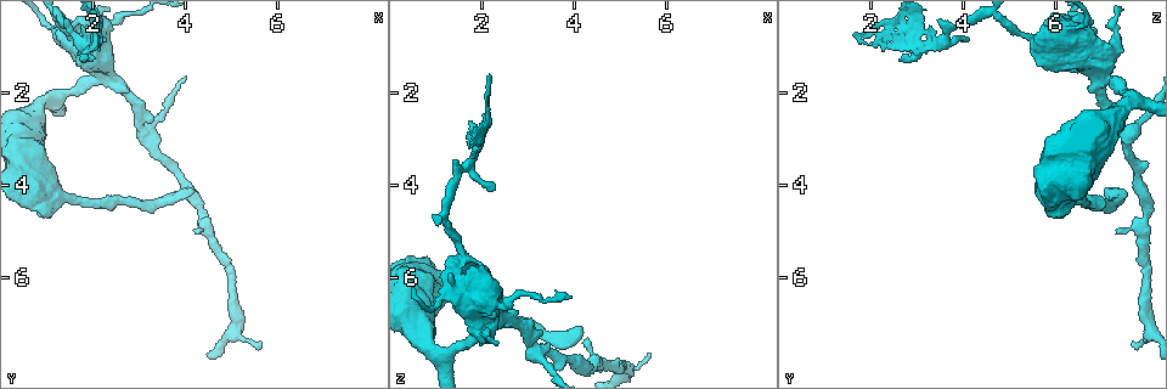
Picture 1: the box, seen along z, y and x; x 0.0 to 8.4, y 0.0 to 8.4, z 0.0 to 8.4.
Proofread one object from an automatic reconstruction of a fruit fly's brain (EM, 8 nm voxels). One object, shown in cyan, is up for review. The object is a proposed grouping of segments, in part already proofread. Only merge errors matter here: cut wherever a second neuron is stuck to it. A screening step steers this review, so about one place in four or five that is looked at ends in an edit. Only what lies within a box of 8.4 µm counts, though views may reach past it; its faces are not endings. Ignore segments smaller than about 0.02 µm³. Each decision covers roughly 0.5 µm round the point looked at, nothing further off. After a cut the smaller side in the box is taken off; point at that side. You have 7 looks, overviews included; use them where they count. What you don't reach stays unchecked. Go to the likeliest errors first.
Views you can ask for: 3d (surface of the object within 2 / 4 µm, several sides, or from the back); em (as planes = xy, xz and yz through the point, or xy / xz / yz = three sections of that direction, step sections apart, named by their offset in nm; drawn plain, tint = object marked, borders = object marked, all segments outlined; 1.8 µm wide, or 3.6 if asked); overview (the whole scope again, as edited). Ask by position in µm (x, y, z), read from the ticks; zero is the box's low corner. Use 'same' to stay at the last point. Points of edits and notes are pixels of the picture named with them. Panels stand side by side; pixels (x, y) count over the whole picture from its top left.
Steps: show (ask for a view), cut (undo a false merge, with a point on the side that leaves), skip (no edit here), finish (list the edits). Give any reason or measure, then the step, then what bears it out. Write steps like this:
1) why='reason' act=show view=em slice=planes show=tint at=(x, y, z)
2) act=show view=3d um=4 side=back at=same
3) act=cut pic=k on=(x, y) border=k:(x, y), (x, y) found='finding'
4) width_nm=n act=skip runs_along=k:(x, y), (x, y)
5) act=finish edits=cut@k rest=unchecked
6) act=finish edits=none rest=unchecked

why='sharp bend' act=show view=em um=3.6 slice=planes show=plain at=(1.90, 1.00, 3.35)

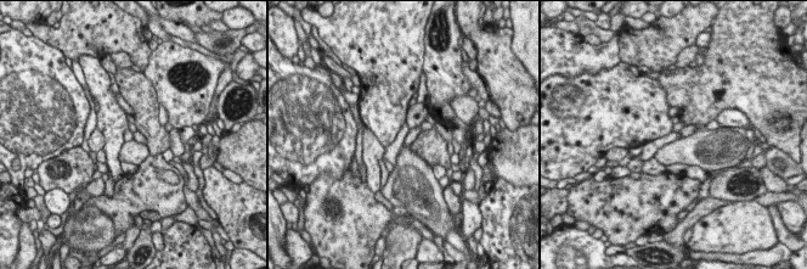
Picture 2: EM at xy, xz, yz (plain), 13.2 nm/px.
act=show view=em um=3.6 slice=planes show=tint at=same

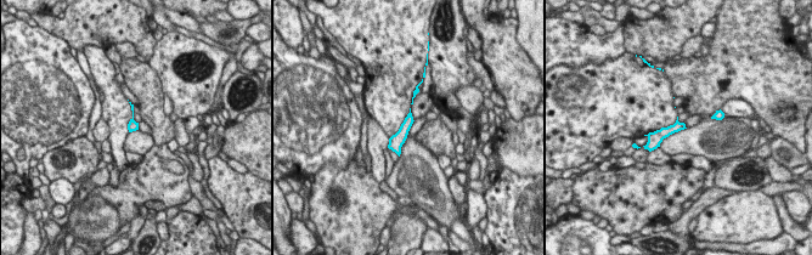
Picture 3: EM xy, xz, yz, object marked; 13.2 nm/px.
act=skip found='continuous, no second neuron'

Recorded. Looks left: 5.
why='four or more arms meet' act=show view=3d um=4 at=(2.15, 1.60, 7.20)

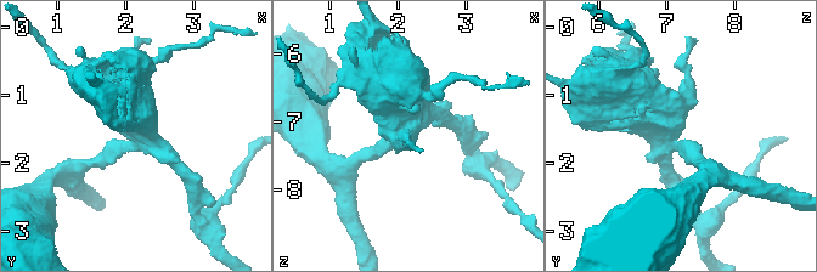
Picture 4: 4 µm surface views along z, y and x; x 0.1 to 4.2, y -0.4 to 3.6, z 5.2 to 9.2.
arms=4 why='shape alone is not enough' act=show view=em um=3.6 slice=planes show=tint at=(2.10, 1.60, 7.15)

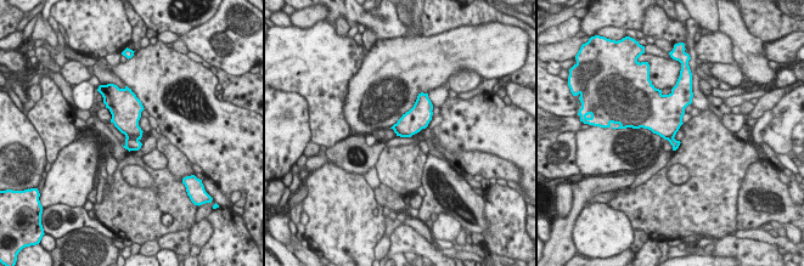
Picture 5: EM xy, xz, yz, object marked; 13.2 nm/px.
act=cut pic=5 on=(127, 122) border=5:(127, 137), (139, 139) found='two neurons meet here'

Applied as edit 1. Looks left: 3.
act=finish edits=cut@5 rest=unchecked

